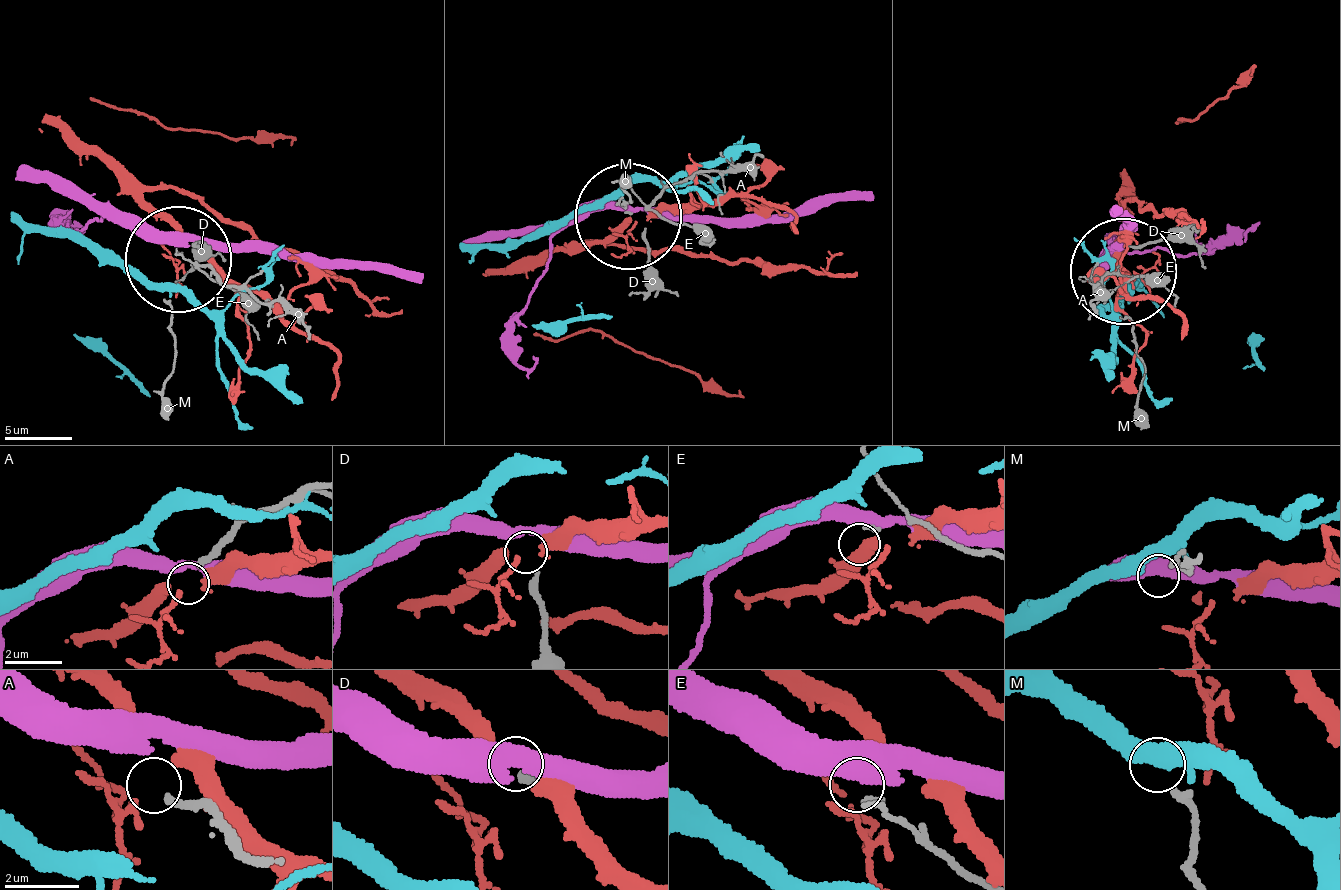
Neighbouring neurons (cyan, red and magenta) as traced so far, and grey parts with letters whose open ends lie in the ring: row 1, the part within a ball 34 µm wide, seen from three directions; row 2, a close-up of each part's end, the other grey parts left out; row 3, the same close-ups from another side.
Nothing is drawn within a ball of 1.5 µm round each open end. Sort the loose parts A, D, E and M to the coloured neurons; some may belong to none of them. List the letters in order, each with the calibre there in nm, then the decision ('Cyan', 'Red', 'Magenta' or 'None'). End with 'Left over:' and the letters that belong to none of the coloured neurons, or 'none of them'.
A: Thickness 240 nm. None
D: Thickness 240 nm. Magenta
E: Thickness 110 nm. None
M: Thickness 200 nm. Cyan
Left over: A, E

